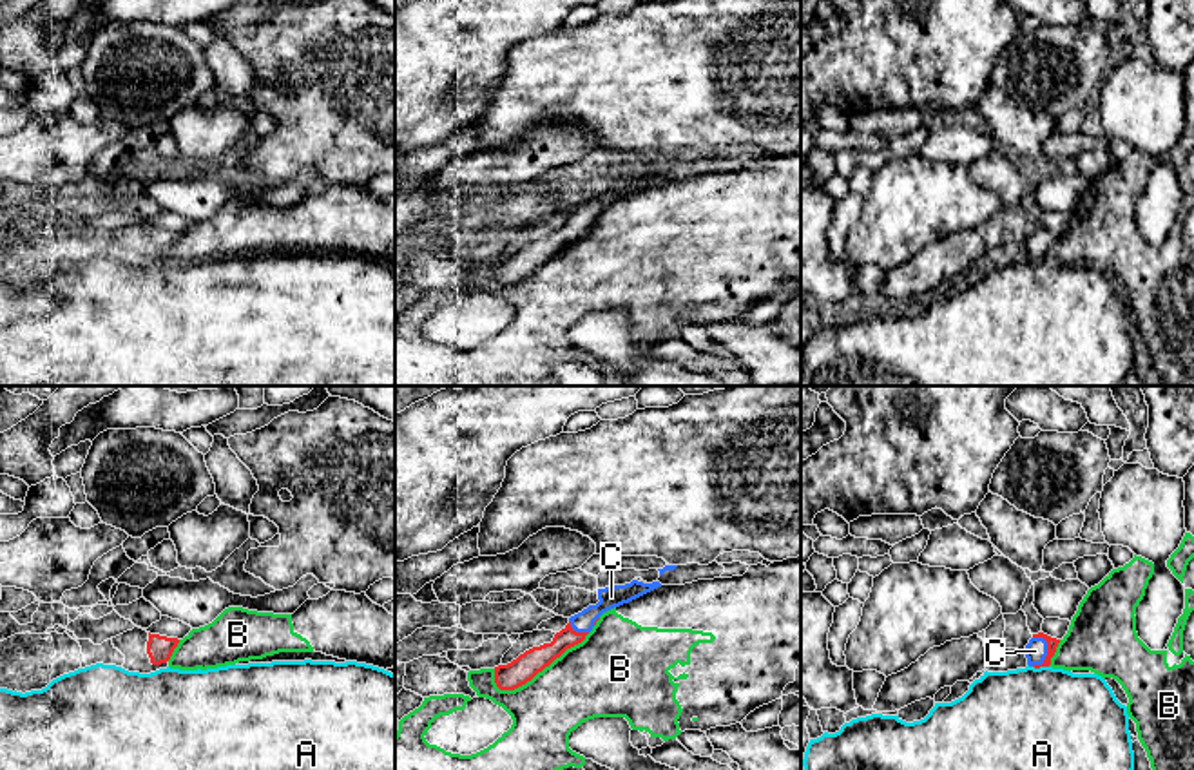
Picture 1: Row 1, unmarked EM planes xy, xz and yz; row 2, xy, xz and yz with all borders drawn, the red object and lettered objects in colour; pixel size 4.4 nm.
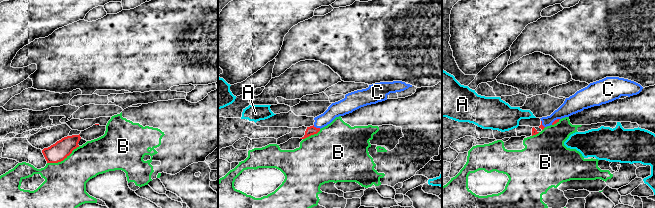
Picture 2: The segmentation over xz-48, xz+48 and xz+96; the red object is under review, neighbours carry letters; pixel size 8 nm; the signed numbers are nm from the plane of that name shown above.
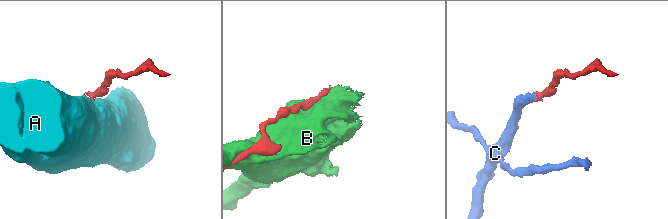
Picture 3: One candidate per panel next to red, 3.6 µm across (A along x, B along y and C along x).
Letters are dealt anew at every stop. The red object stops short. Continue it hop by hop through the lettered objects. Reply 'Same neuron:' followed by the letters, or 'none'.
Same neuron: C

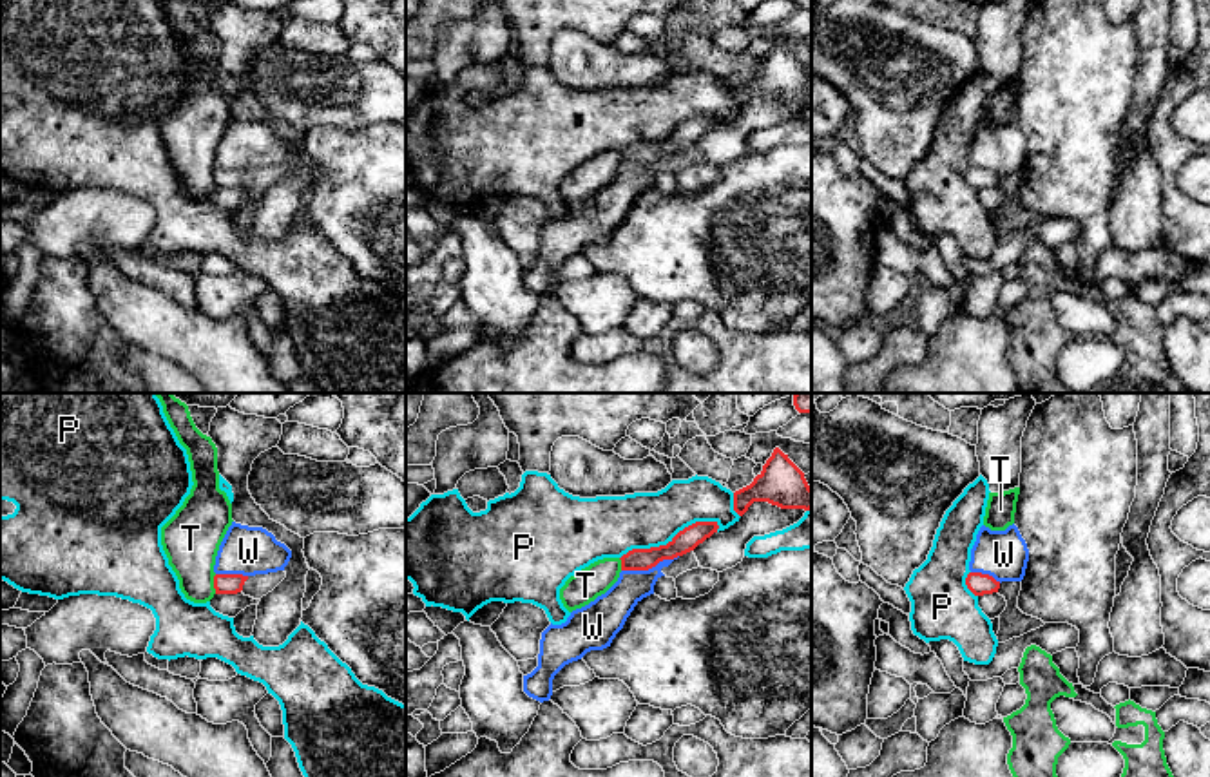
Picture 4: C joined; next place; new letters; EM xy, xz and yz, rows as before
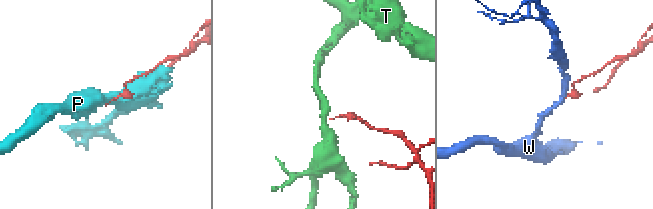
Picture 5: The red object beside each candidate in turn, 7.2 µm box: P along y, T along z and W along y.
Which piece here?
Same neuron: none

